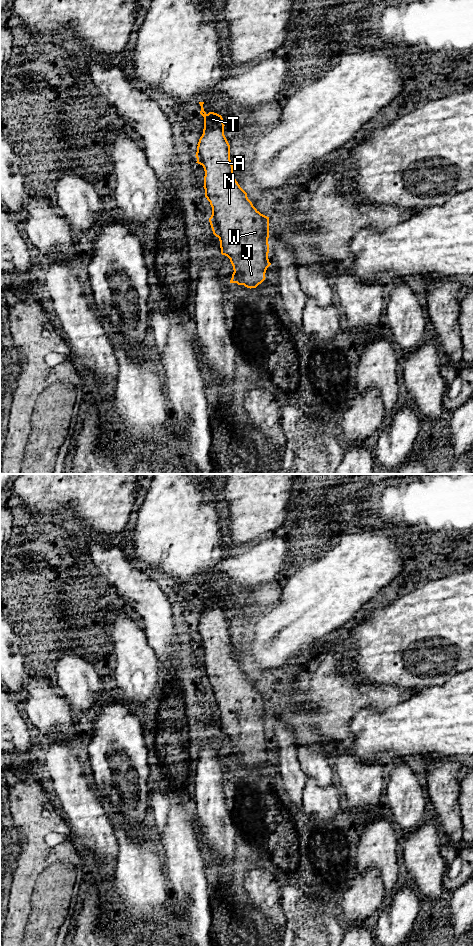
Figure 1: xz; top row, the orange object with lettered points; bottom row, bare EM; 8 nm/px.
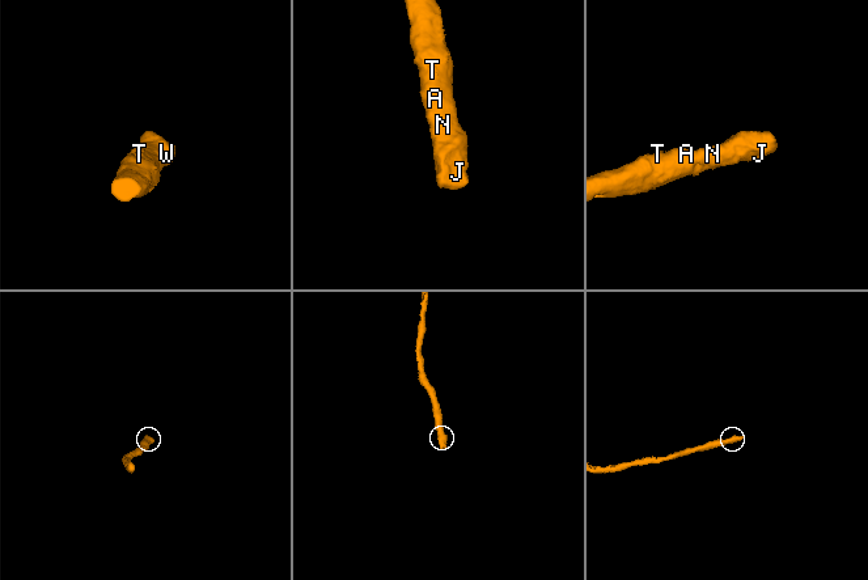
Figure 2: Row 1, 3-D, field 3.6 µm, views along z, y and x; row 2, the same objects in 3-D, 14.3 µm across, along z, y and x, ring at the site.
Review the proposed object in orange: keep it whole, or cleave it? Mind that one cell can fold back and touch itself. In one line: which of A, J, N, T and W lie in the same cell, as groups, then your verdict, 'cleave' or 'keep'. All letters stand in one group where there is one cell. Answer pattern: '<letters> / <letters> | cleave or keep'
A J N T W | keep

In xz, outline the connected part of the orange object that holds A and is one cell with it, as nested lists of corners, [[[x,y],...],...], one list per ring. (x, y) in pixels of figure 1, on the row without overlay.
[[[199,582],[200,594],[204,597],[203,614],[199,619],[196,638],[205,651],[205,677],[212,687],[209,702],[213,714],[219,718],[221,734],[227,736],[233,746],[230,763],[256,768],[265,760],[267,748],[271,745],[269,733],[269,697],[261,694],[248,679],[247,673],[240,667],[233,654],[230,640],[230,625],[224,615],[224,603],[221,595],[204,591],[204,582]]]

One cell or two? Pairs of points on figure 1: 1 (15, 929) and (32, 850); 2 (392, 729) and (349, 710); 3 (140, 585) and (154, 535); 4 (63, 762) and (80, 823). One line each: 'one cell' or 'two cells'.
1: one cell
2: two cells
3: two cells
4: one cell

